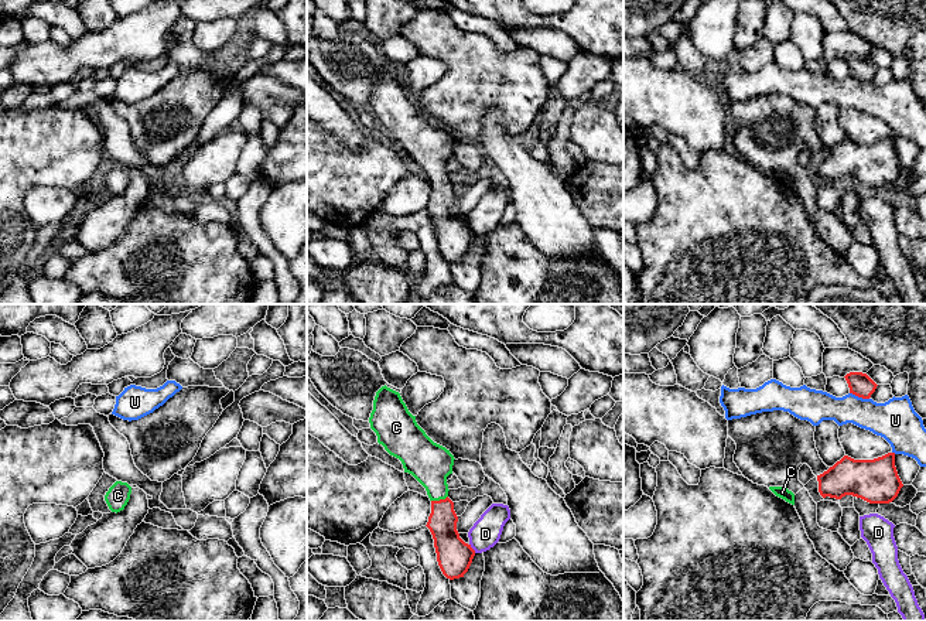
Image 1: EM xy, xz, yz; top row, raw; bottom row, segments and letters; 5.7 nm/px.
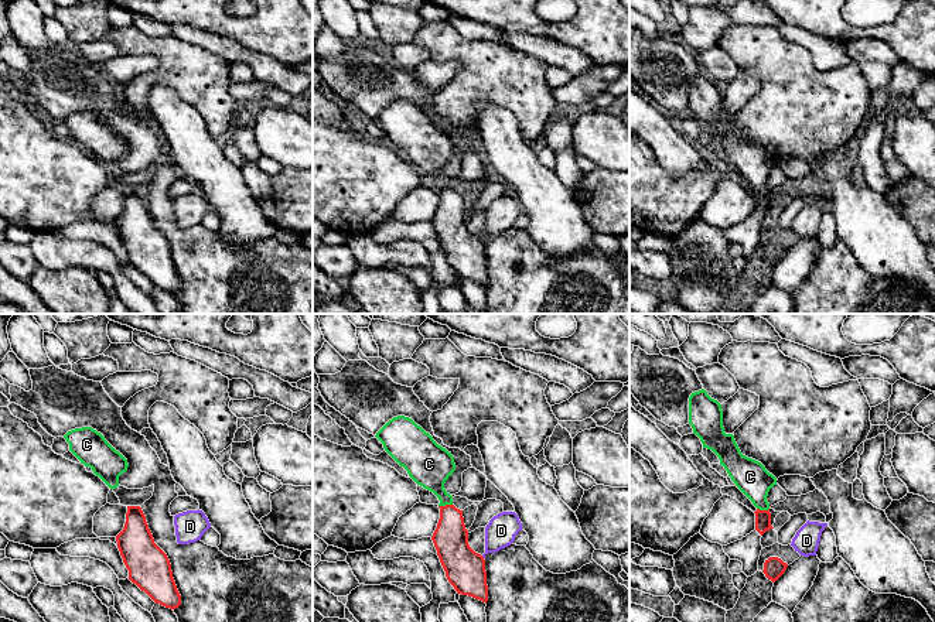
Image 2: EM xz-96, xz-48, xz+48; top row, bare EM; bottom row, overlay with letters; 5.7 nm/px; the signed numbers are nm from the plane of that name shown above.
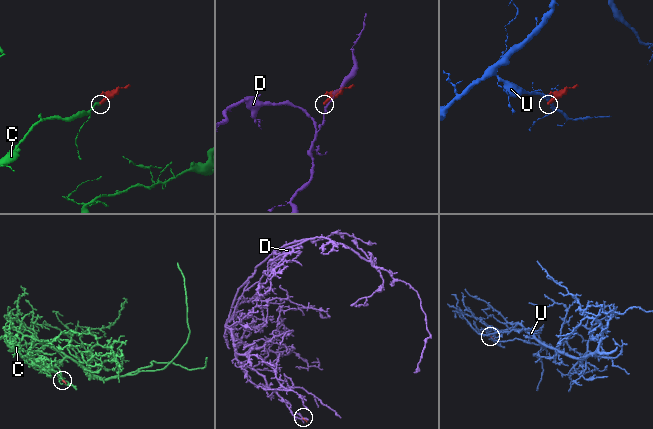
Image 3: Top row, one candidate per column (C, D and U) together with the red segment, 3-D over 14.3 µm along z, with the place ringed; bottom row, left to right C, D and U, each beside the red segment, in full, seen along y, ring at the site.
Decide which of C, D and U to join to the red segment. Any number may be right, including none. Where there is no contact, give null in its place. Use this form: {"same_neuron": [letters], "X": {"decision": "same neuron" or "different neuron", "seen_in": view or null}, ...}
{"same_neuron": ["C"], "C": {"decision": "same neuron", "seen_in": "xz"}, "D": {"decision": "different neuron", "seen_in": "xz"}, "U": {"decision": "different neuron", "seen_in": "yz"}}

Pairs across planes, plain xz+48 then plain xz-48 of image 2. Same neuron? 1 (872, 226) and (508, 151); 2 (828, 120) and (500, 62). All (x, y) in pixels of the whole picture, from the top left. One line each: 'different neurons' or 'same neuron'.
1: same neuron
2: same neuron

